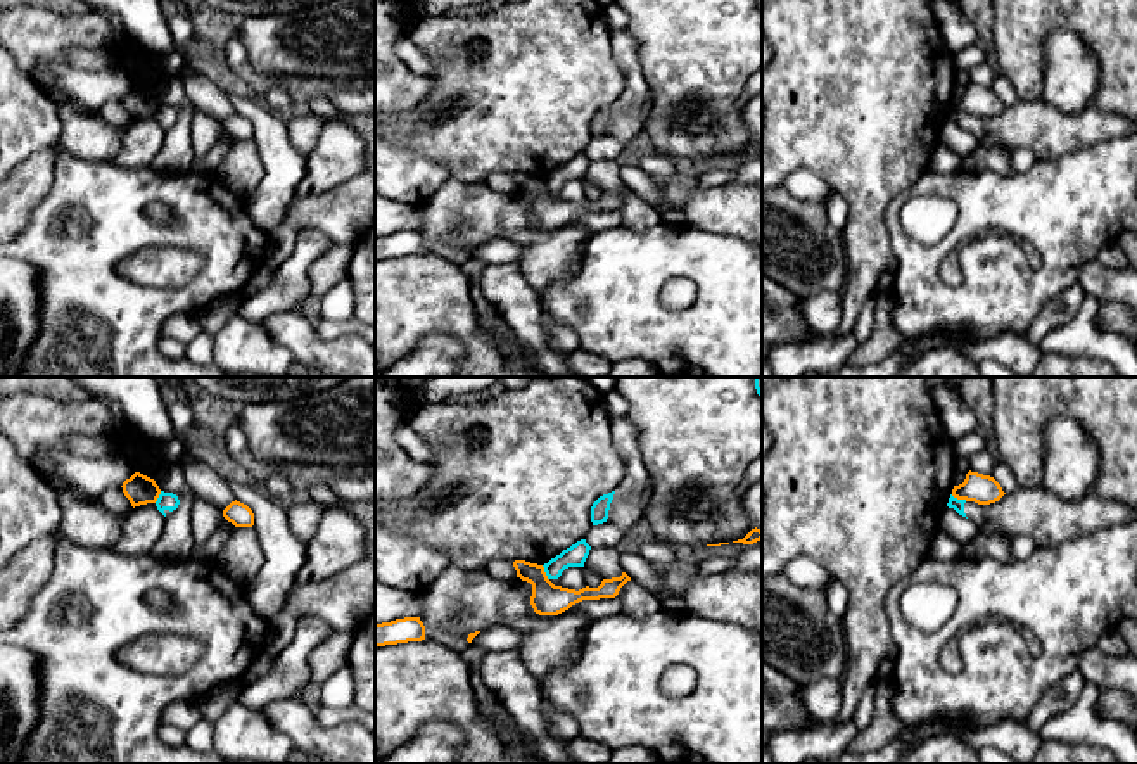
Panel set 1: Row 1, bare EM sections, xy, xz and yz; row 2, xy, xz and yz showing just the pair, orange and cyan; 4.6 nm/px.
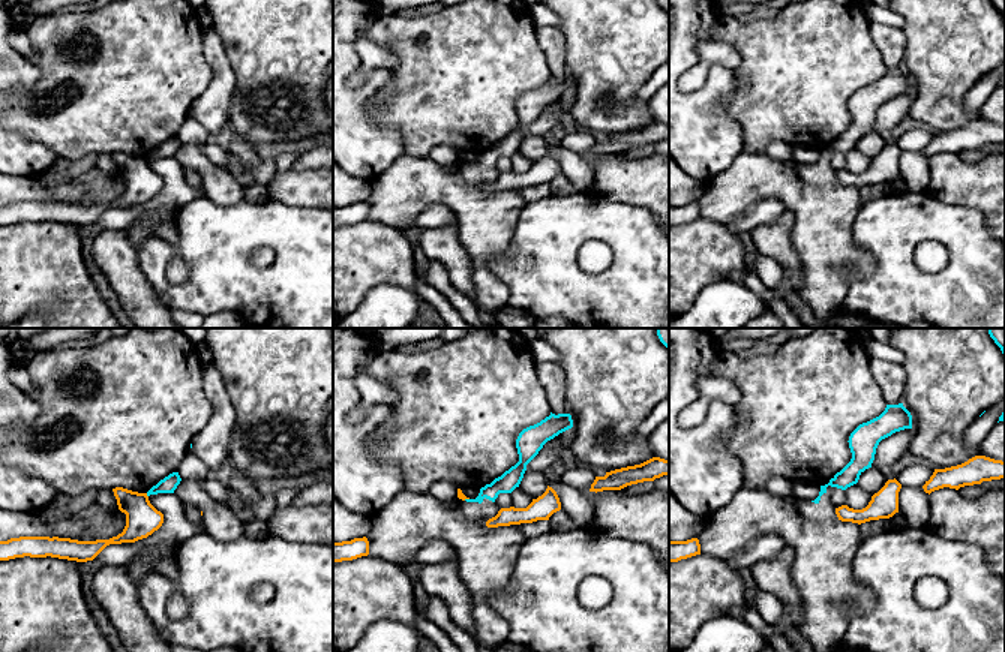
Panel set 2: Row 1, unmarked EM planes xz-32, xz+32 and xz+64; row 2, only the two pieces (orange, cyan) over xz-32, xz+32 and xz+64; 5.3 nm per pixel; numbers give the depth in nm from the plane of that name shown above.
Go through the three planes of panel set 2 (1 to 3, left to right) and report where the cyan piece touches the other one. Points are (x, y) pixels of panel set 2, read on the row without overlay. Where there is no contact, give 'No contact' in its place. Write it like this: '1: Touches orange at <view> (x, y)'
1: Touches orange at xz-32 (146, 159)
2: Touches orange at xz+32 (465, 162)
3: No contact

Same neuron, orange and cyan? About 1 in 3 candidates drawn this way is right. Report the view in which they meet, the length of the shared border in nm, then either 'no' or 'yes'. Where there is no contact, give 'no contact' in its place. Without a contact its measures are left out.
contact in yz; length 80 nm; no

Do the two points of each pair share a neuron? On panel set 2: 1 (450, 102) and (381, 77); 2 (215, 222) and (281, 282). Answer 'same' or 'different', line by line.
1: different
2: same

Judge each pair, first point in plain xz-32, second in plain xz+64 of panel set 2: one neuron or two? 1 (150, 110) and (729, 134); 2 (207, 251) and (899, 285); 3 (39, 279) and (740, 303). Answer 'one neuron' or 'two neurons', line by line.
1: two neurons
2: one neuron
3: two neurons

